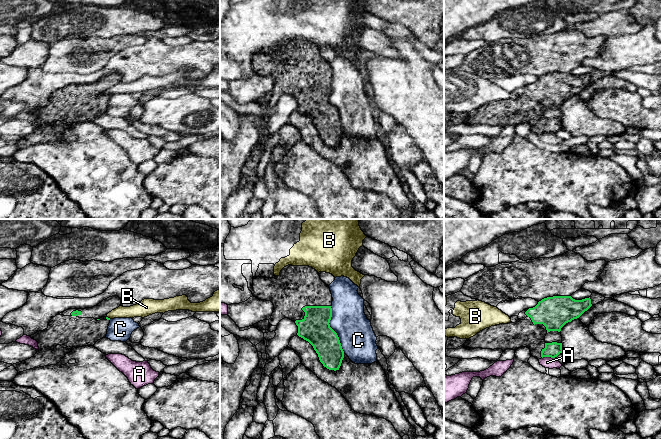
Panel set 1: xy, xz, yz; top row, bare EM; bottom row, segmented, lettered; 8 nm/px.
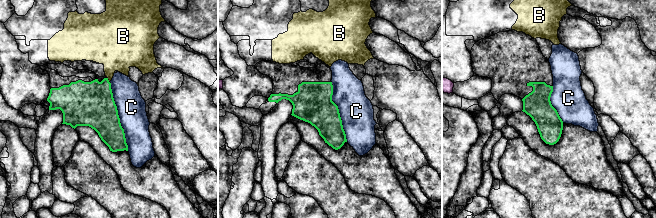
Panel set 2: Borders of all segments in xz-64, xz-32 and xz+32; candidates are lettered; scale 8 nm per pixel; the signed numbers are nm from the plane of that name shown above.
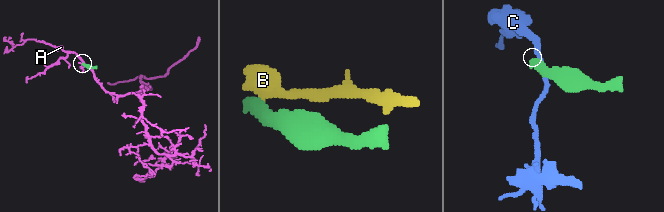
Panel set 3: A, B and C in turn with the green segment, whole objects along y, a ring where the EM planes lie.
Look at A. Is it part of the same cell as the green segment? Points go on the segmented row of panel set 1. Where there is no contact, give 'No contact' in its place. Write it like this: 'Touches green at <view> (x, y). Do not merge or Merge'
Touches green at yz (548, 356). Do not merge

